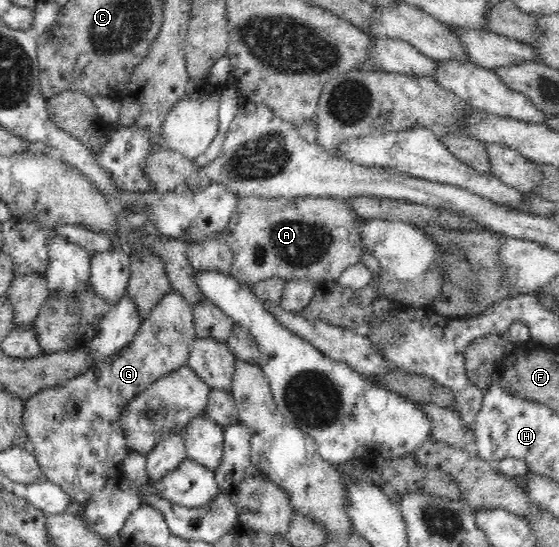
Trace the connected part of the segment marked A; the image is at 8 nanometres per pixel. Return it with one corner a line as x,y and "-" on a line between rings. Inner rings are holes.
301,197
293,202
287,199
240,198
231,216
223,239
233,251
233,263
230,275
251,288
254,284
277,277
286,282
291,280
312,280
323,282
324,285
335,285
340,275
361,261
361,256
368,248
363,246
361,239
361,221
353,208
343,199
335,197

